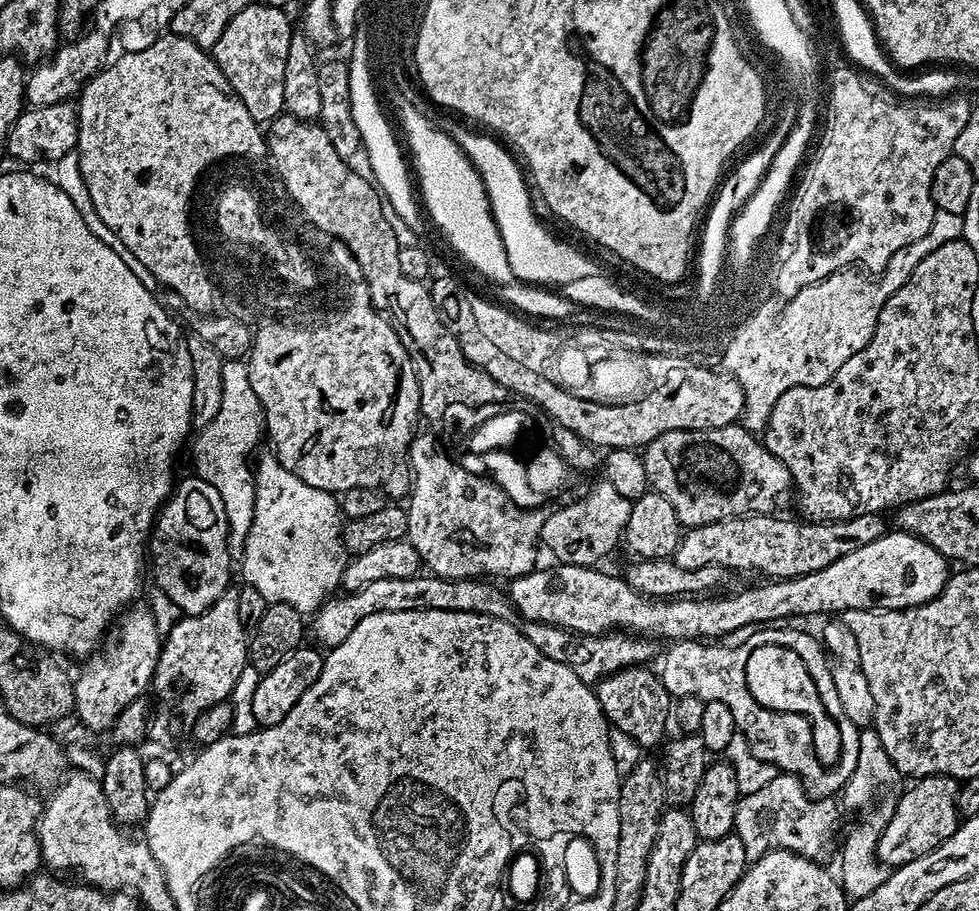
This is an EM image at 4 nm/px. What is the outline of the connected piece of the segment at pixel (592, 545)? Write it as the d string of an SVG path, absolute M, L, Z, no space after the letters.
M601 479L585 496L564 504L560 509L549 511L540 531L540 544L552 551L553 561L561 564L596 566L607 552L621 543L626 518L630 518L632 500L618 494L610 481Z

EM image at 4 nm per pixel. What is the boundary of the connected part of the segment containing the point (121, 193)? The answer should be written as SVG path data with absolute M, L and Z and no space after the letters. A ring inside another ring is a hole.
M164 34L149 48L121 53L78 93L78 138L74 157L80 163L78 170L102 222L106 222L106 226L122 238L122 246L154 274L157 285L165 284L167 291L181 296L185 309L197 313L209 303L209 289L184 224L189 185L205 161L220 153L247 151L248 148L259 150L266 146L266 136L258 121L250 118L246 106L232 94L226 74L222 74L211 55L194 42L175 34Z

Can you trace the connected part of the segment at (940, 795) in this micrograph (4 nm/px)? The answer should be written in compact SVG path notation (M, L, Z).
M922 776L909 792L900 796L893 811L888 817L888 825L878 838L876 857L886 866L899 866L906 862L914 862L914 858L922 858L922 854L930 854L950 834L954 834L958 823L956 810L957 781L950 776Z

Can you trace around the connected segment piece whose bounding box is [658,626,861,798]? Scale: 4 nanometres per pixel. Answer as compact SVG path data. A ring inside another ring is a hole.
M788 626L757 627L743 637L745 640L741 644L732 644L729 648L724 642L701 642L699 639L669 643L664 652L664 661L658 667L658 675L669 697L697 696L699 700L724 702L726 706L730 706L737 733L746 738L750 750L754 750L757 758L776 765L780 772L789 772L799 778L809 796L832 798L843 789L844 783L854 772L854 766L858 762L861 729L856 728L843 713L831 677L832 664L823 643L813 633L812 637L800 628L784 627ZM758 646L786 646L786 650L794 650L794 654L802 658L806 670L810 670L810 678L814 678L822 706L826 708L826 714L830 714L830 718L838 722L838 734L842 734L842 754L836 764L829 766L818 762L818 758L812 753L812 726L806 716L793 712L775 712L772 707L759 704L750 694L746 686L746 658L750 658L750 653L758 650Z

